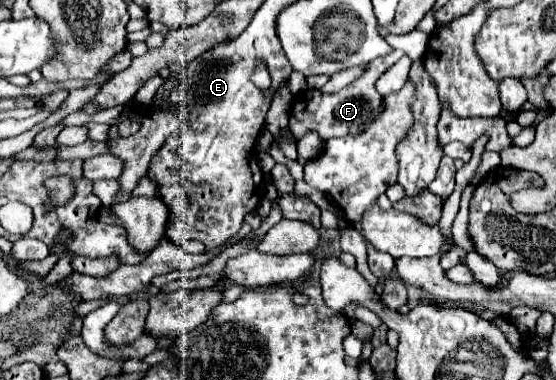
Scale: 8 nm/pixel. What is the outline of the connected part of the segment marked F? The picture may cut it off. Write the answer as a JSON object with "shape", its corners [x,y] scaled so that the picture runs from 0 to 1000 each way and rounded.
{"shape":[[[707,134],[696,150],[682,150],[674,161],[664,166],[660,187],[635,213],[631,224],[617,229],[606,245],[577,245],[570,234],[559,239],[559,255],[549,266],[534,266],[527,271],[523,303],[520,303],[520,334],[531,350],[531,361],[545,361],[545,350],[552,345],[570,345],[585,371],[595,361],[621,361],[621,355],[642,355],[649,345],[656,345],[656,334],[682,308],[685,287],[689,287],[689,250],[674,234],[674,213],[703,176],[710,171],[728,139],[725,134]]]}

